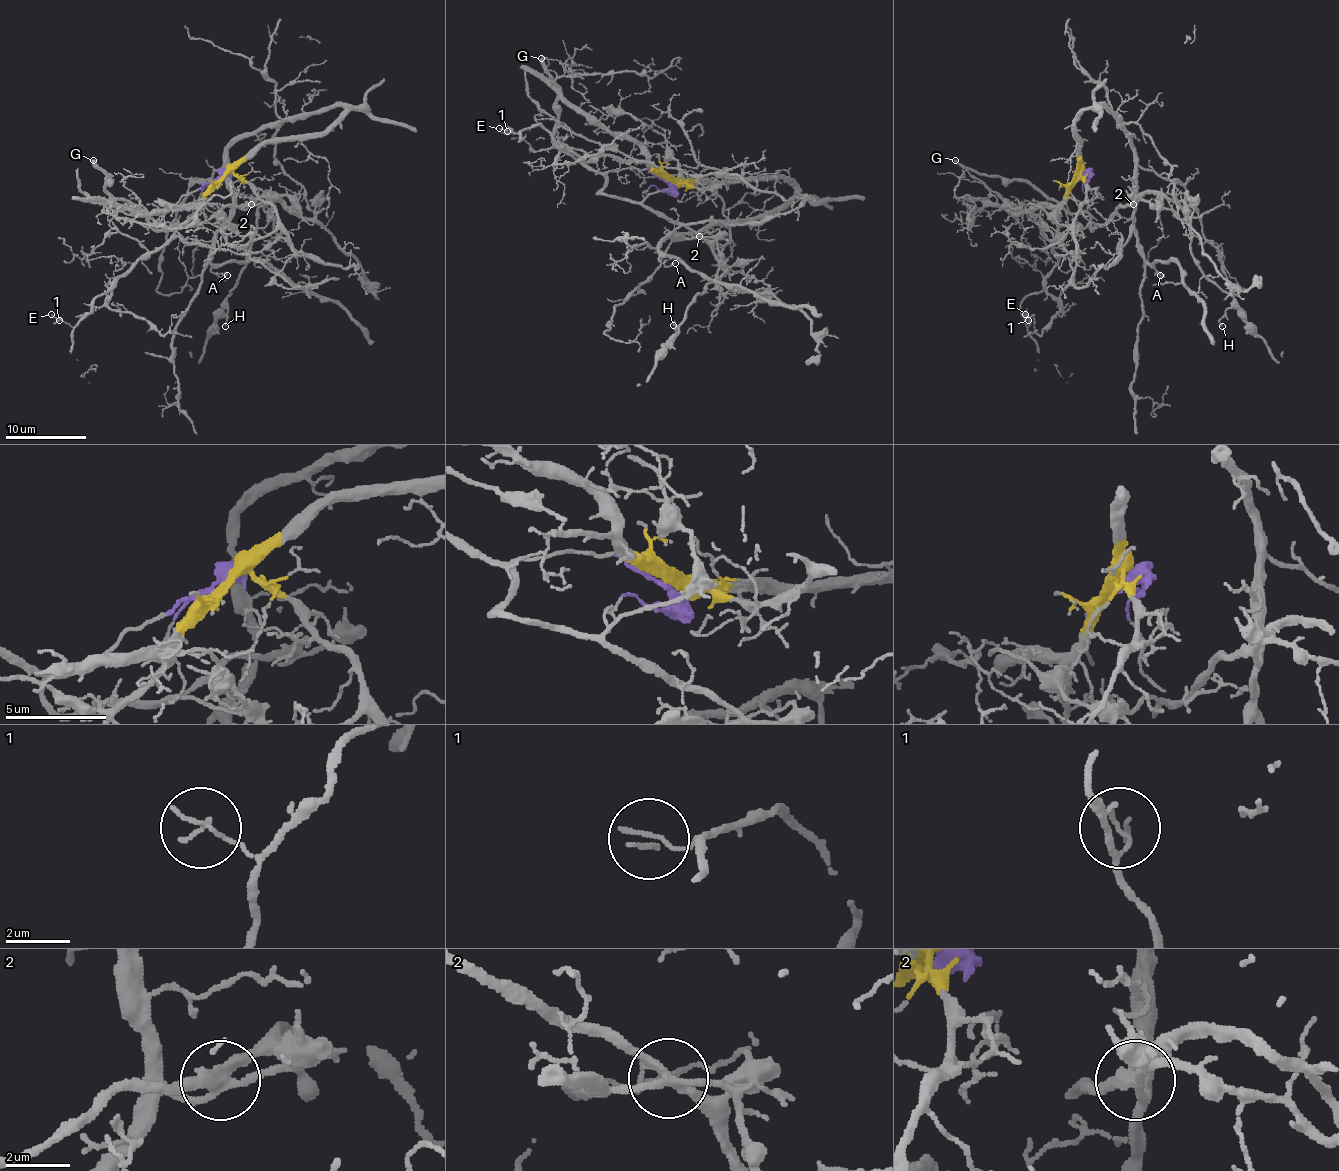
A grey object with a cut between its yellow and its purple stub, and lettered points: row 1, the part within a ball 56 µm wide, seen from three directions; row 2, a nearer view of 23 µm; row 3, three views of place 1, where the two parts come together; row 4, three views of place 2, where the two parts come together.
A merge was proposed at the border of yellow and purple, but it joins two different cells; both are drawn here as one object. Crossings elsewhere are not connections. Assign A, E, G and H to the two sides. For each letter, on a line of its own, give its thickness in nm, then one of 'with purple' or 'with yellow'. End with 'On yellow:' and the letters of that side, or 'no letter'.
A: calibre 140 nm; with yellow
E: calibre 100 nm; with yellow
G: calibre 280 nm; with purple
H: calibre 120 nm; with purple
On yellow: A, E

